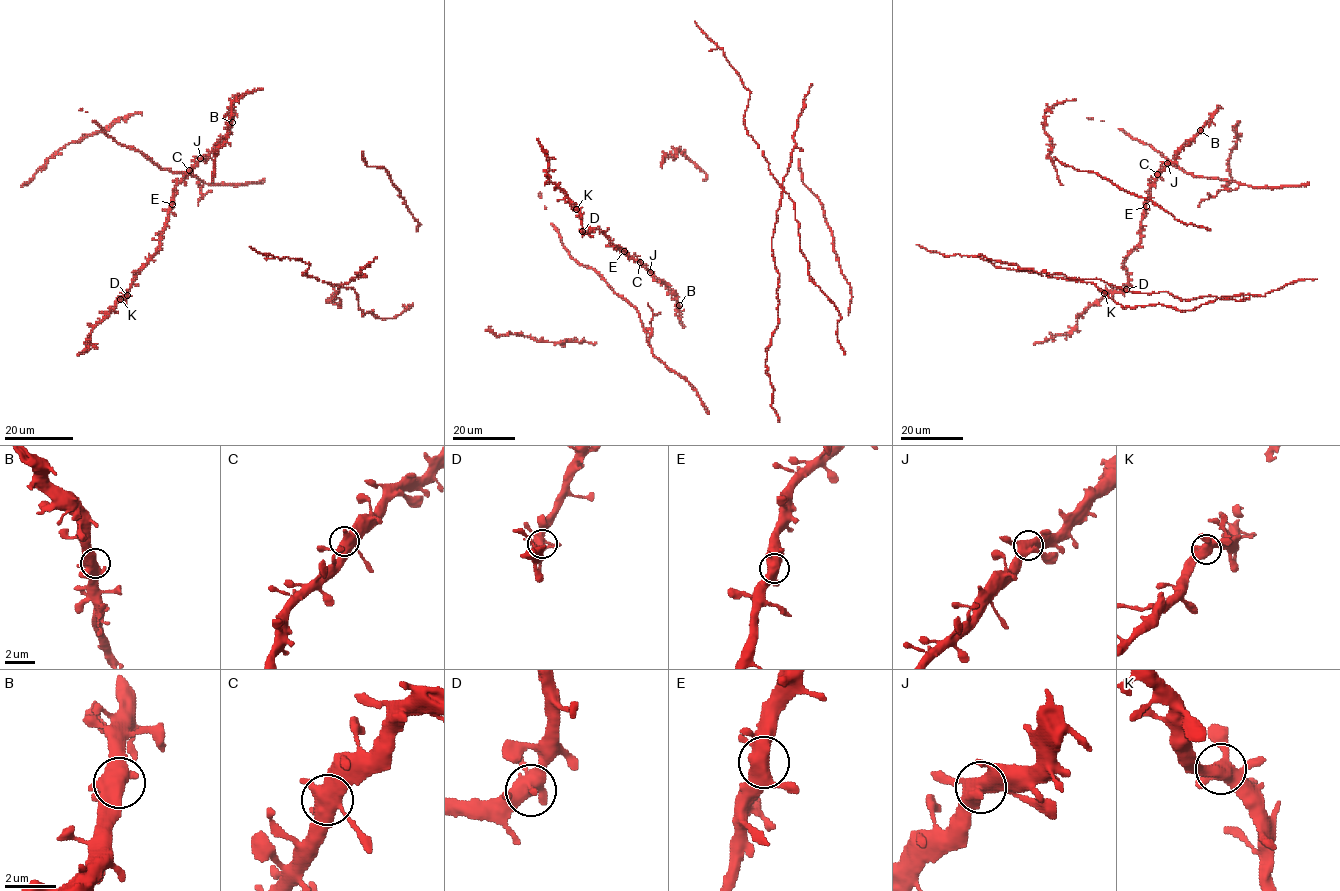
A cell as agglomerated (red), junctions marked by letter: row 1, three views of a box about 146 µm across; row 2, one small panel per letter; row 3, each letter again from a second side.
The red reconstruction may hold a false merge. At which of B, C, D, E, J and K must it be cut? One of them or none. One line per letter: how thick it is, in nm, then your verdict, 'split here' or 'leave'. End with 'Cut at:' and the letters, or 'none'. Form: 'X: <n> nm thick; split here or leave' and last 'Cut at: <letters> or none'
B: 480 nm thick; leave
C: 500 nm thick; leave
D: 480 nm thick; leave
E: 480 nm thick; leave
J: 500 nm thick; leave
K: 480 nm thick; leave
Cut at: none

